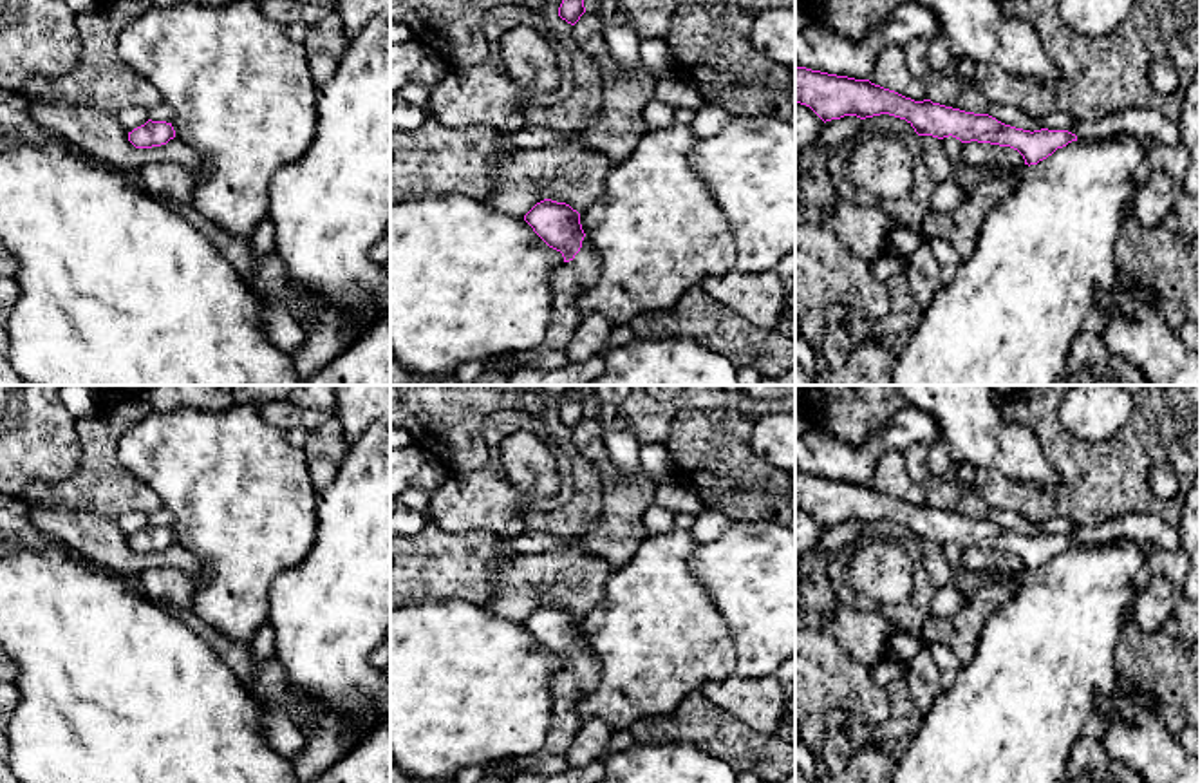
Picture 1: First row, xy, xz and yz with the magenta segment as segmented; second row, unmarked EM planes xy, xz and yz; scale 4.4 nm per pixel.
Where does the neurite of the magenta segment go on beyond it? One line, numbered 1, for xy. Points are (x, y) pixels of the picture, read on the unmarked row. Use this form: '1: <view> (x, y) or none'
1: none

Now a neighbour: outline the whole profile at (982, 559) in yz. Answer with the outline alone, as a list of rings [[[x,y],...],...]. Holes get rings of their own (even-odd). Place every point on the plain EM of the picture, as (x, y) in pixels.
[[[978,546],[963,548],[961,566],[963,570],[983,573],[1017,573],[1025,570],[1025,564],[1017,555]]]

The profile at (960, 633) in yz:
[[[1007,580],[980,586],[963,600],[960,611],[949,618],[929,617],[927,642],[947,646],[961,665],[967,665],[981,637],[985,620],[1003,606],[1014,593],[1014,584]]]

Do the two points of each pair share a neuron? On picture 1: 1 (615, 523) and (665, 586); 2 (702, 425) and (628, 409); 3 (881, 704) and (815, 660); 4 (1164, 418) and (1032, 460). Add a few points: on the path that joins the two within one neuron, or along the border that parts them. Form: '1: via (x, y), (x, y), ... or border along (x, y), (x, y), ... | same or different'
1: border along (647, 536), (635, 554), (615, 568) | different
2: border along (714, 409), (684, 409), (673, 420), (662, 442) | different
3: via (864, 689), (850, 675), (832, 673) | same
4: border along (1036, 433), (1047, 460), (1065, 483) | different

